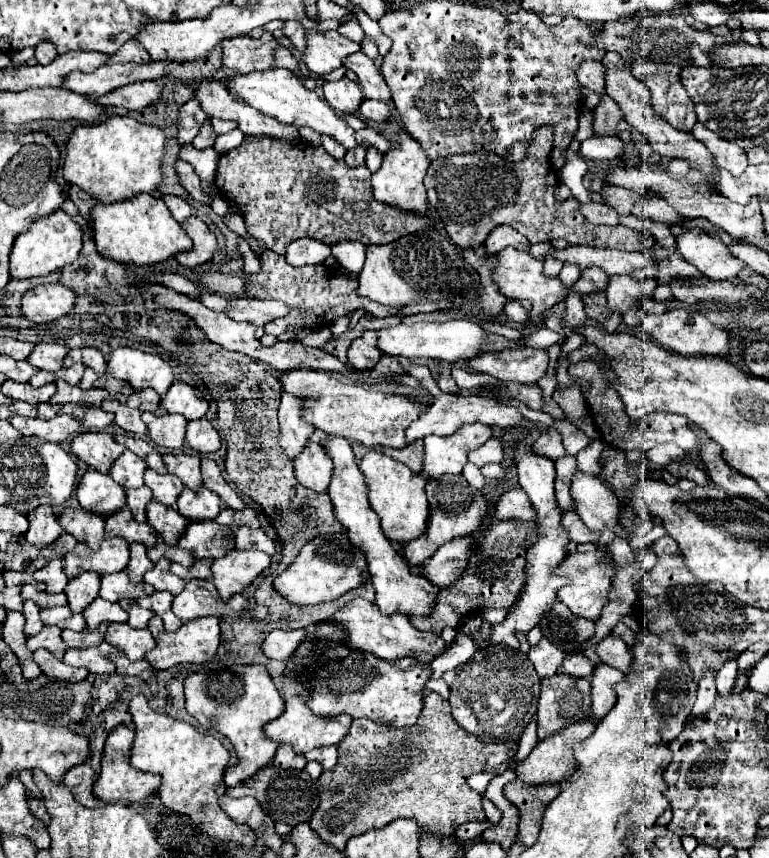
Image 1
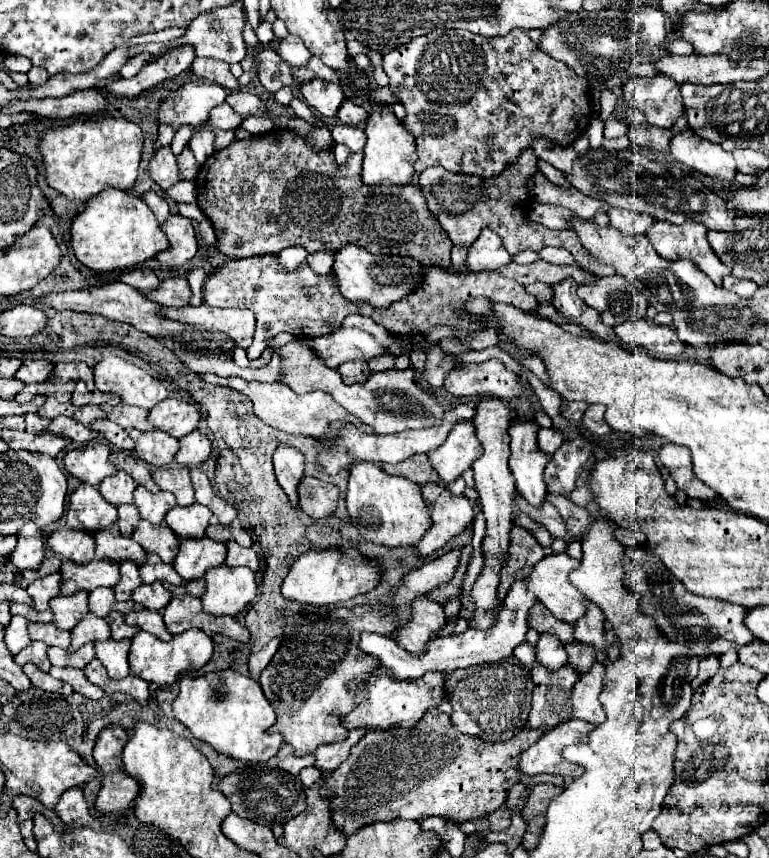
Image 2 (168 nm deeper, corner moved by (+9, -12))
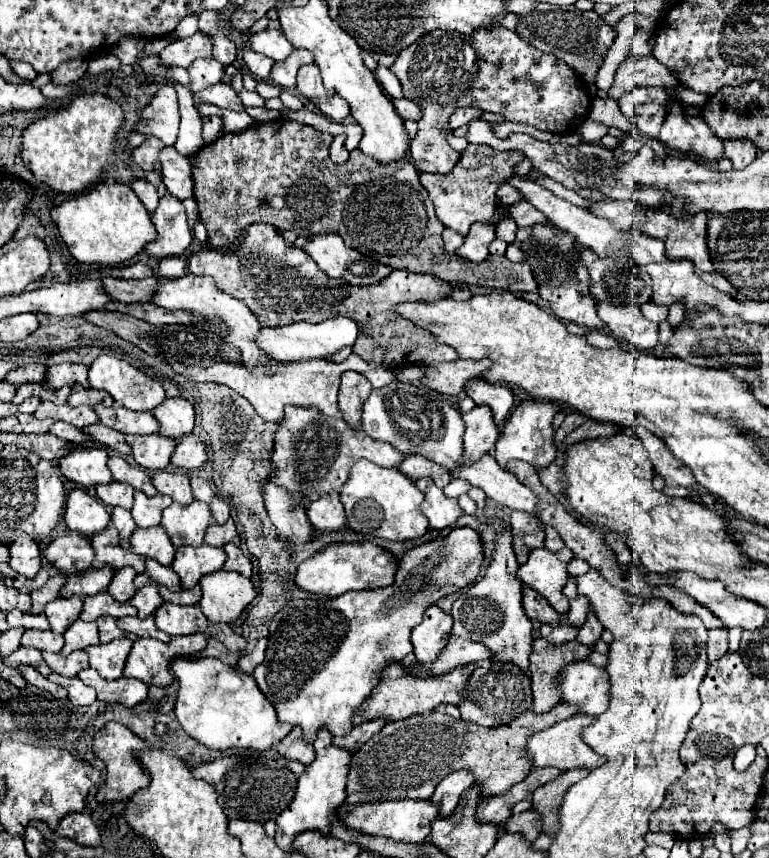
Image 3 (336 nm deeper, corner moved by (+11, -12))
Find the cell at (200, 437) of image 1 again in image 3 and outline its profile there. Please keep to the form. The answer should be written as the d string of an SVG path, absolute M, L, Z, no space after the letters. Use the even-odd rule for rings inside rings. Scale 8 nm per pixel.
M186 434L176 444L176 450L172 454L172 466L196 470L204 466L206 458L208 458L206 444L196 434Z

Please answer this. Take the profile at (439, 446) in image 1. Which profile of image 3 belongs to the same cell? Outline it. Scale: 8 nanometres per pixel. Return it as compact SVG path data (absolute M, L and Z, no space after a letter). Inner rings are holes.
M474 406L470 412L462 414L466 432L464 432L464 464L478 460L486 452L494 450L494 444L500 436L498 426L494 424L494 416L490 408Z

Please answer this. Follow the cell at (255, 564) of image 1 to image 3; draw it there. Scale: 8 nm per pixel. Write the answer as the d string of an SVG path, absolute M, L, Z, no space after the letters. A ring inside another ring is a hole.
M218 570L200 580L202 614L210 622L234 622L240 618L244 608L256 598L254 584L238 572Z

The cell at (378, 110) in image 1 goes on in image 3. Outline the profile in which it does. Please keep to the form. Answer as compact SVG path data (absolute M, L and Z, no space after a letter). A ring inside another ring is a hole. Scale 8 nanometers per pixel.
M338 94L330 96L330 100L318 100L318 106L316 106L316 108L318 108L322 114L326 114L328 118L336 120L336 122L342 122L342 120L346 120L346 118L350 116L348 104L346 104Z

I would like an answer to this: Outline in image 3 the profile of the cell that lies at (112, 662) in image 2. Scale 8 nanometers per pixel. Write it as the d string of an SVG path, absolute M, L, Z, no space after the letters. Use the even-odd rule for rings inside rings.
M120 638L108 644L90 646L86 648L86 654L90 658L90 666L98 670L104 680L116 680L122 676L130 650L132 650L132 640Z

